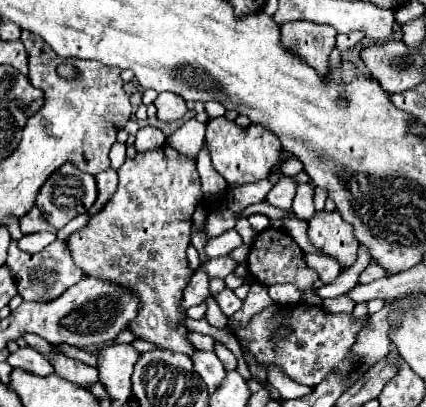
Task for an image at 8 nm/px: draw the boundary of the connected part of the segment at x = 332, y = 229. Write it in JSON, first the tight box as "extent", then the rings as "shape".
{"extent":[309,210,357,268],"shape":[[[337,210],[315,212],[309,220],[309,238],[317,248],[337,258],[341,268],[353,266],[357,258],[357,242],[351,224],[343,222]]]}

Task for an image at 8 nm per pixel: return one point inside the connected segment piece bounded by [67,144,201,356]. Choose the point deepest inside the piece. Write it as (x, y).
(138, 240)

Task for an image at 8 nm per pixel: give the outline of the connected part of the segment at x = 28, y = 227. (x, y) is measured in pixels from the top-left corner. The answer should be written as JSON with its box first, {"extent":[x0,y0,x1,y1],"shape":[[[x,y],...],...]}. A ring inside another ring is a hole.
{"extent":[19,206,57,234],"shape":[[[33,206],[33,208],[19,220],[19,224],[21,224],[21,232],[23,232],[23,234],[35,234],[35,232],[43,232],[43,230],[47,230],[47,232],[57,232],[57,230],[43,218],[43,214],[41,214],[41,210],[39,210],[37,206]]]}

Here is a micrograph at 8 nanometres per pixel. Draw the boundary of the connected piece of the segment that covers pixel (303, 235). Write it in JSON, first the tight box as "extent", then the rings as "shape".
{"extent":[281,216,319,254],"shape":[[[293,216],[293,218],[281,218],[281,222],[283,222],[287,234],[293,236],[293,240],[301,246],[301,250],[305,254],[311,254],[311,252],[319,254],[319,250],[315,250],[315,246],[311,246],[311,242],[307,242],[307,220]]]}

